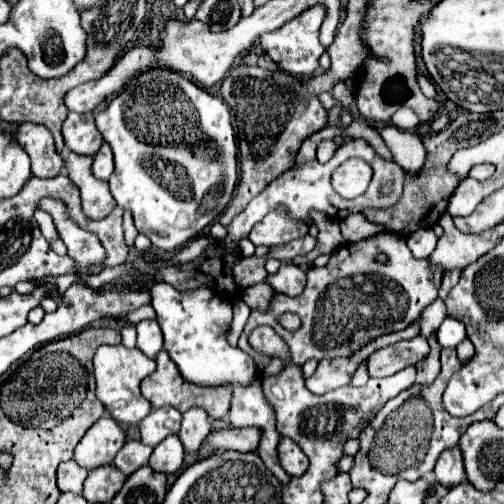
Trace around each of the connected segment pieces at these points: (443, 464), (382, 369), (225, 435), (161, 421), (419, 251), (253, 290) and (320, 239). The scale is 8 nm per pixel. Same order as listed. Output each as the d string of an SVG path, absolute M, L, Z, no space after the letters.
M453 446L453 448L447 448L445 452L441 452L433 472L435 472L435 478L439 484L443 484L447 488L457 486L465 478L463 456L461 456L459 446Z
M415 336L411 340L397 342L393 346L375 350L367 360L367 370L369 376L373 378L387 378L399 372L405 366L415 366L425 354L429 354L429 344L427 338Z
M227 428L227 430L213 430L207 436L207 444L213 452L221 450L237 450L237 452L249 452L255 450L261 438L259 428Z
M173 406L153 408L145 420L139 422L141 442L149 446L157 446L169 434L177 434L181 426L181 412Z
M419 228L411 234L407 234L405 240L415 258L429 258L437 246L437 236L431 228Z
M259 282L259 284L253 284L245 290L245 302L251 310L259 310L259 312L269 312L269 304L275 296L275 290L269 288L269 284L265 282Z
M311 210L309 212L313 224L319 228L319 236L317 236L317 246L315 246L315 254L333 254L345 240L341 236L341 230L339 230L339 222L325 216L323 212L319 210Z

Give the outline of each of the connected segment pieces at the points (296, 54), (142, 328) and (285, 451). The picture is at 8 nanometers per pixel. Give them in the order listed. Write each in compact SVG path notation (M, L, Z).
M313 6L305 12L301 12L297 18L283 24L279 30L261 36L263 52L277 66L281 66L281 70L289 72L291 76L313 76L315 70L319 68L319 56L325 52L323 44L319 42L319 26L321 26L323 18L325 18L325 8L323 6Z
M141 320L137 324L137 348L149 358L155 358L163 348L163 334L157 320Z
M287 436L281 438L281 442L277 446L277 454L279 454L279 462L281 462L283 470L289 476L301 476L309 466L309 460L307 460L305 452L299 448L299 444L295 444Z

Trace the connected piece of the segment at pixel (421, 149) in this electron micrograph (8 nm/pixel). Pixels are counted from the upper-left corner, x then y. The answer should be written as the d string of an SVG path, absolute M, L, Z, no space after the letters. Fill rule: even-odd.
M385 126L381 130L381 138L385 140L387 148L393 154L393 160L405 170L405 172L419 172L425 164L425 146L417 134L399 130L397 126Z

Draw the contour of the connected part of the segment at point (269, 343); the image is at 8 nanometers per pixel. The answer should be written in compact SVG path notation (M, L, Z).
M259 326L257 330L253 330L251 334L251 344L255 350L267 354L267 356L279 356L279 358L287 358L287 346L283 344L283 340L275 334L273 328L269 326Z

